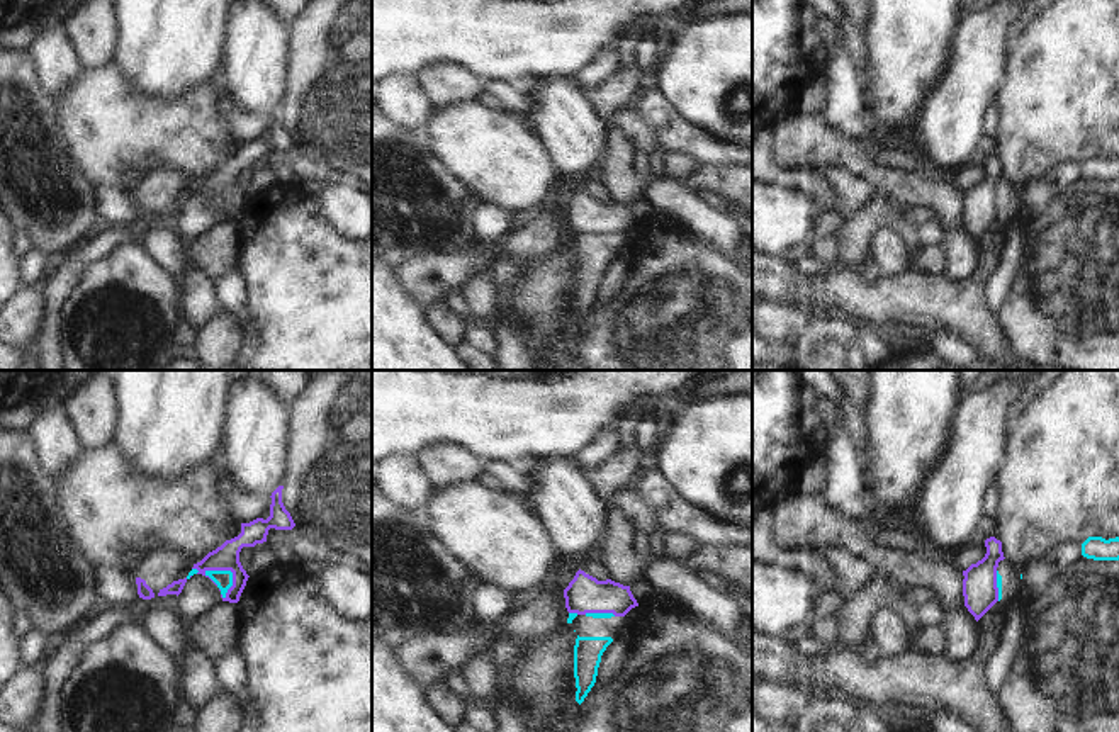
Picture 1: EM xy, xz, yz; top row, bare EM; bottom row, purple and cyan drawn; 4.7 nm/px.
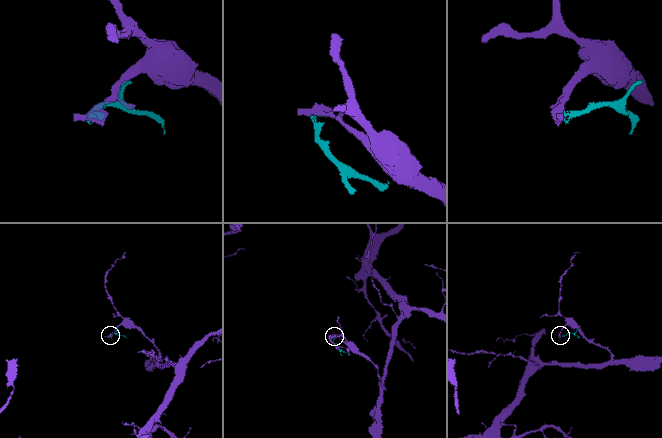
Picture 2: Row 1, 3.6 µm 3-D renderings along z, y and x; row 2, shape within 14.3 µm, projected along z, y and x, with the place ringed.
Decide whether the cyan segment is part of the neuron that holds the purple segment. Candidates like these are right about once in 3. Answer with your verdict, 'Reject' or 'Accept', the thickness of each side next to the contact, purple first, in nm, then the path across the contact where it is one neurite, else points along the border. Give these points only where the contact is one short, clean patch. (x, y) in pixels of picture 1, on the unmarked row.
Reject. Thickness 130 nm (purple) against 80 nm. Boundary: xy (206, 189), (228, 189), (231, 192), (231, 206), (224, 218)

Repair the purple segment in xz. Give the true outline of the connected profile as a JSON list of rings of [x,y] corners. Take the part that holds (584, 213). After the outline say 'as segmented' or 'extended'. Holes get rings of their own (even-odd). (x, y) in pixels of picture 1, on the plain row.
[[[581,189],[564,209],[564,217],[567,231],[577,234],[613,233],[615,236],[625,236],[632,228],[638,226],[630,206],[611,199],[598,200]]]; as segmented

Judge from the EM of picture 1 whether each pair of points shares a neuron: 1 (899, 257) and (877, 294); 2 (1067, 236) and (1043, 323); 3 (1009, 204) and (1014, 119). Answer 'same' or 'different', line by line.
1: different
2: same
3: different

